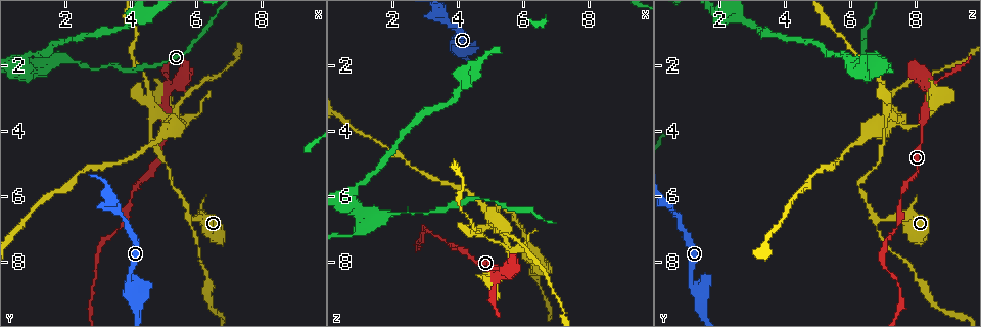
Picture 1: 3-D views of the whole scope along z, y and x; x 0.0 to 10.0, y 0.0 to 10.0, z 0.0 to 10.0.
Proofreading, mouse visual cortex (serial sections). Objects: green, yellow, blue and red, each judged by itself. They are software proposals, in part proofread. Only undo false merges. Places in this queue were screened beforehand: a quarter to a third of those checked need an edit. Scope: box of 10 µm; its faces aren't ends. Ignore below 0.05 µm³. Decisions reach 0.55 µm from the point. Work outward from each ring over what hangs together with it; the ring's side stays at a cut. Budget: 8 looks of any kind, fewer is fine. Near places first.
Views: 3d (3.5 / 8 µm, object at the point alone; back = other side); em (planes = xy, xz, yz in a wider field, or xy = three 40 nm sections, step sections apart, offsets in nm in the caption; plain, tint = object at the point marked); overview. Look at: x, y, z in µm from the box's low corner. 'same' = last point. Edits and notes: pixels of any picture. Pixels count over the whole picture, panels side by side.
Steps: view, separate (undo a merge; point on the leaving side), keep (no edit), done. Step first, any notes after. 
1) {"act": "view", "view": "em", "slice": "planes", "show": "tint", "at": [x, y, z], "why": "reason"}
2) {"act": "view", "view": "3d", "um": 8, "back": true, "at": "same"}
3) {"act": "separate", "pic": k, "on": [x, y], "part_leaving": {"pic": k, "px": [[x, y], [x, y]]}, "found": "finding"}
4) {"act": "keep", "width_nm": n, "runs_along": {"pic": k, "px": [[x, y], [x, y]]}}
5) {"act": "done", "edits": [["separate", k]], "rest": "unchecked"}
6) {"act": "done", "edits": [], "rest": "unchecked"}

{"act": "view", "view": "3d", "um": 3.5, "back": true, "at": [5.85, 6.75, 6.85], "why": "two arms in line, one across"}

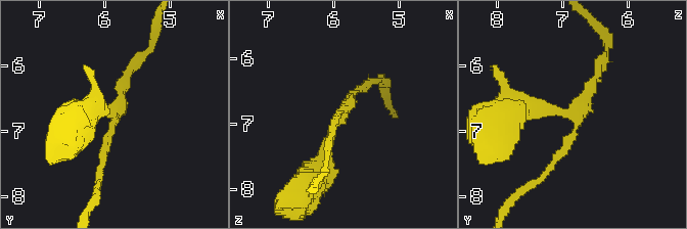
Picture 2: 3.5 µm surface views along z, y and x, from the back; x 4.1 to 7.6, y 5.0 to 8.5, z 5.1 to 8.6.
{"act": "view", "view": "em", "slice": "xy", "step": 2, "show": "tint", "at": [5.90, 6.70, 6.90], "arms": 3, "arm_widths_nm": [150, 150, 300]}

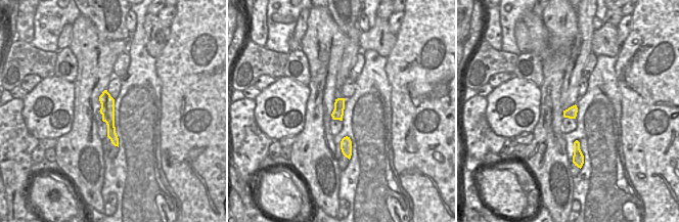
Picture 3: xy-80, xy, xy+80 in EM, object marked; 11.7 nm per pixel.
{"act": "separate", "pic": 2, "on": [563, 149], "part_leaving": {"pic": 2, "px": [[566, 113], [590, 92], [608, 45]]}, "found": "a second cell is stuck on"}

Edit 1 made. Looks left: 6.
{"act": "view", "view": "3d", "um": 8, "at": [4.00, 6.05, 7.60], "why": "narrows sharply"}

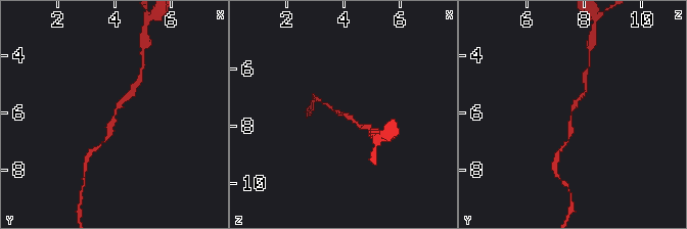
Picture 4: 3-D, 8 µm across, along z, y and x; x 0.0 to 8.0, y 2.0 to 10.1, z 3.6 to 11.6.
{"act": "view", "view": "em", "slice": "xy", "step": 5, "show": "tint", "at": "same", "arm_widths_nm": [150, 200]}

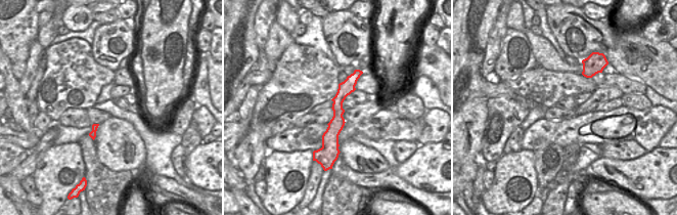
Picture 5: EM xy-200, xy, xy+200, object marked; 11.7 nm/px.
{"act": "keep", "runs_along": {"pic": 5, "px": [[357, 72], [337, 100], [331, 151]]}, "found": "one cell here"}

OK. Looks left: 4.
{"act": "view", "view": "3d", "um": 3.5, "at": [4.00, 9.00, 1.40]}

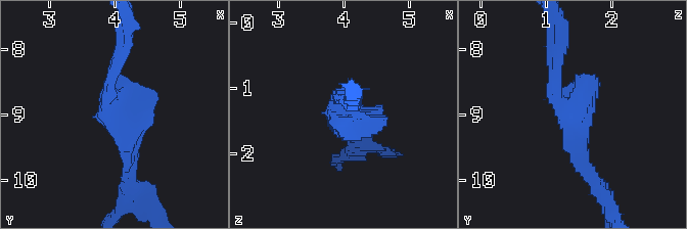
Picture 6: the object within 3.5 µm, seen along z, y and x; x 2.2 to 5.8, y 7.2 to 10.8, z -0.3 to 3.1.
{"act": "keep", "runs_along": {"pic": 6, "px": [[557, 54], [552, 89], [589, 174]]}, "found": "one cell here"}

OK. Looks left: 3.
{"act": "done", "edits": [["separate", 2]], "rest": "unchecked"}

